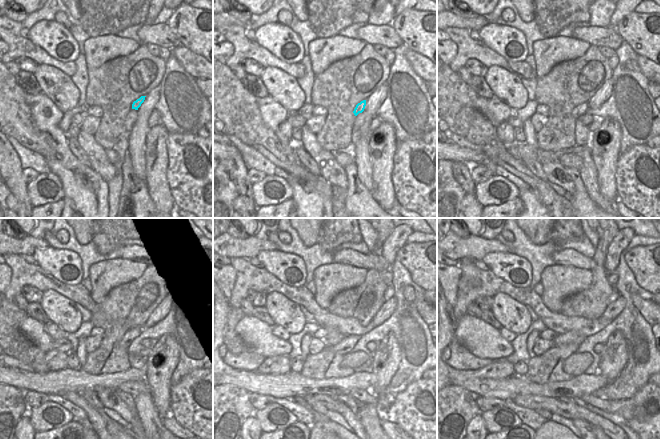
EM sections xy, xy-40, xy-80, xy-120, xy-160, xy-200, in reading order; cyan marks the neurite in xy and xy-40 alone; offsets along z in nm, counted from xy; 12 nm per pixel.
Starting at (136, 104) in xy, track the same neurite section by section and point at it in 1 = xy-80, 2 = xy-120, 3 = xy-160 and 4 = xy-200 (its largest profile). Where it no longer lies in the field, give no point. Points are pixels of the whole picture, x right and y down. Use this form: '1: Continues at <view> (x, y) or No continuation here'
1: Continues at xy-80 (582, 108)
2: Continues at xy-120 (133, 332)
3: Continues at xy-160 (345, 346)
4: Continues at xy-200 (563, 351)

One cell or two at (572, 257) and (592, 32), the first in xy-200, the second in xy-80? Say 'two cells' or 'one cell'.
one cell

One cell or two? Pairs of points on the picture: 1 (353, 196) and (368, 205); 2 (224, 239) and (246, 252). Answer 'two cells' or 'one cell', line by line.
1: one cell
2: one cell

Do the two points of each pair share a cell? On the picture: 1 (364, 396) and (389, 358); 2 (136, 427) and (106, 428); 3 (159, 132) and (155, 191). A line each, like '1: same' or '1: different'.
1: different
2: different
3: same

